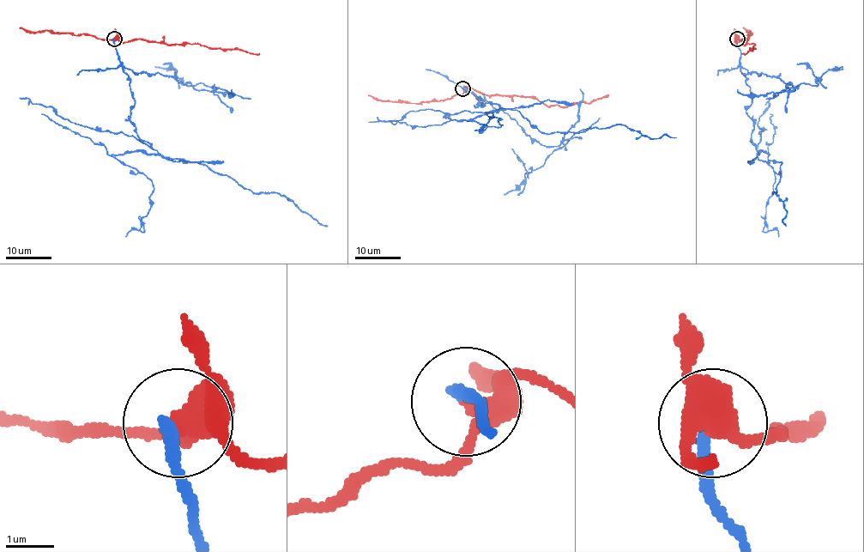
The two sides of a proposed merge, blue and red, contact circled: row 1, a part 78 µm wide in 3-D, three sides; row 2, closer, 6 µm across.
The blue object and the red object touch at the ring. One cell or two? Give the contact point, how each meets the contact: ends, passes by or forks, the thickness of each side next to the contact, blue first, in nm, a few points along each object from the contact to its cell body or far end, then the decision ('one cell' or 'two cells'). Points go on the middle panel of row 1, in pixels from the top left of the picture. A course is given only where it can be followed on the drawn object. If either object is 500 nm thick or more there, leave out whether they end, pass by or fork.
place (462, 88); blue ends; red forks; calibres 240 and 360 nm; course blue (462, 88), (484, 106), (494, 103), (517, 110), (545, 133), (623, 124), (650, 138), (675, 138); course red (462, 88), (472, 87), (487, 95), (534, 96), (547, 106), (562, 106), (591, 102), (608, 94); two cells

